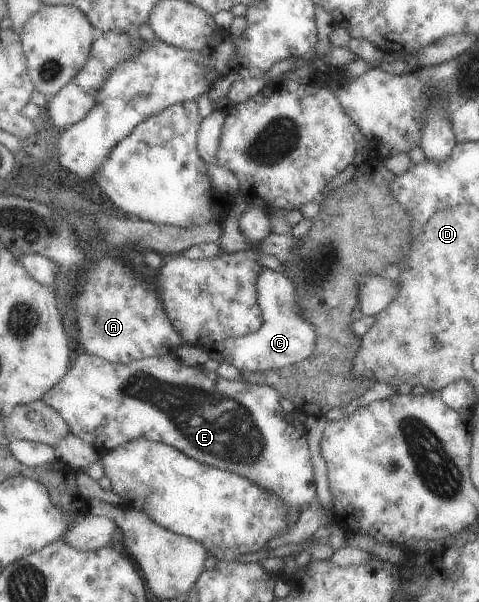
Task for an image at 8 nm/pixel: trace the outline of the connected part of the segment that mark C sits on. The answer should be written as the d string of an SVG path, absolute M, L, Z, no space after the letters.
M261 268L254 282L254 296L262 319L261 327L241 337L230 337L223 341L207 344L201 350L210 354L217 362L235 367L239 372L255 375L273 372L310 357L314 348L315 331L296 306L293 284L283 275Z

